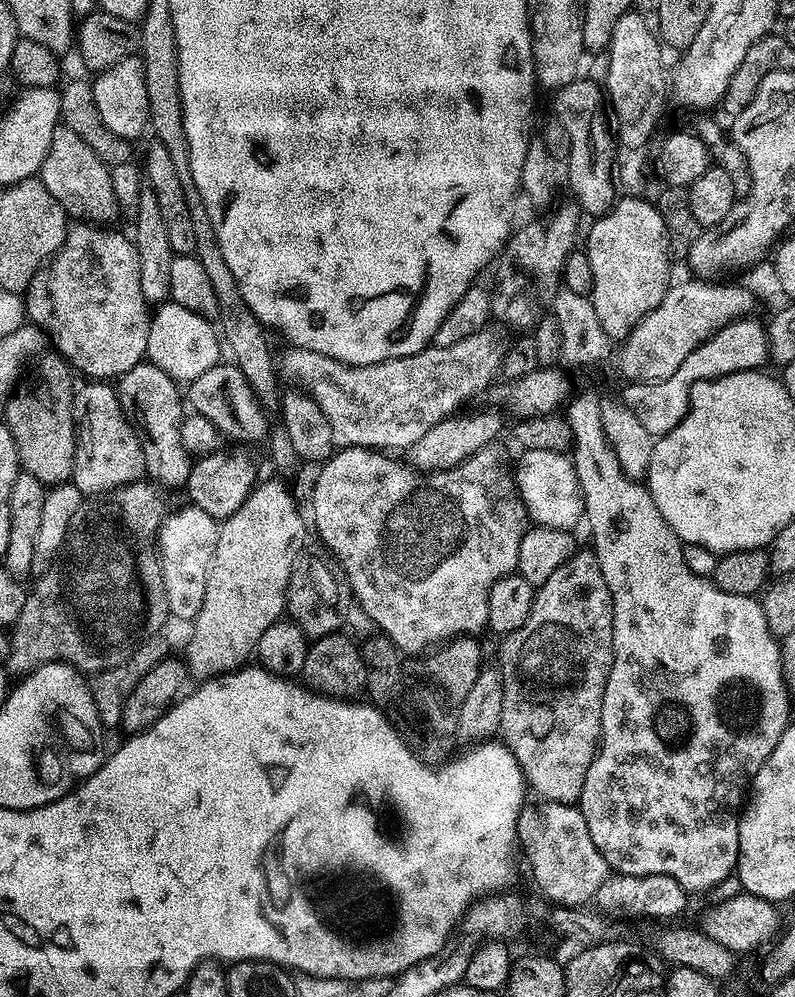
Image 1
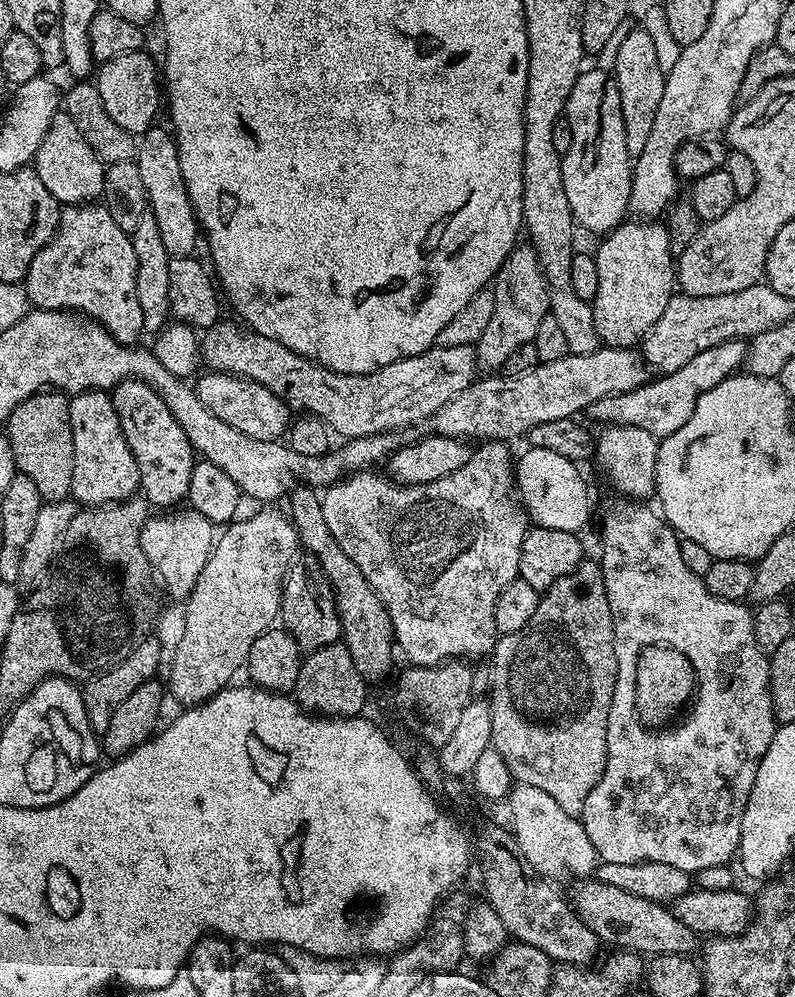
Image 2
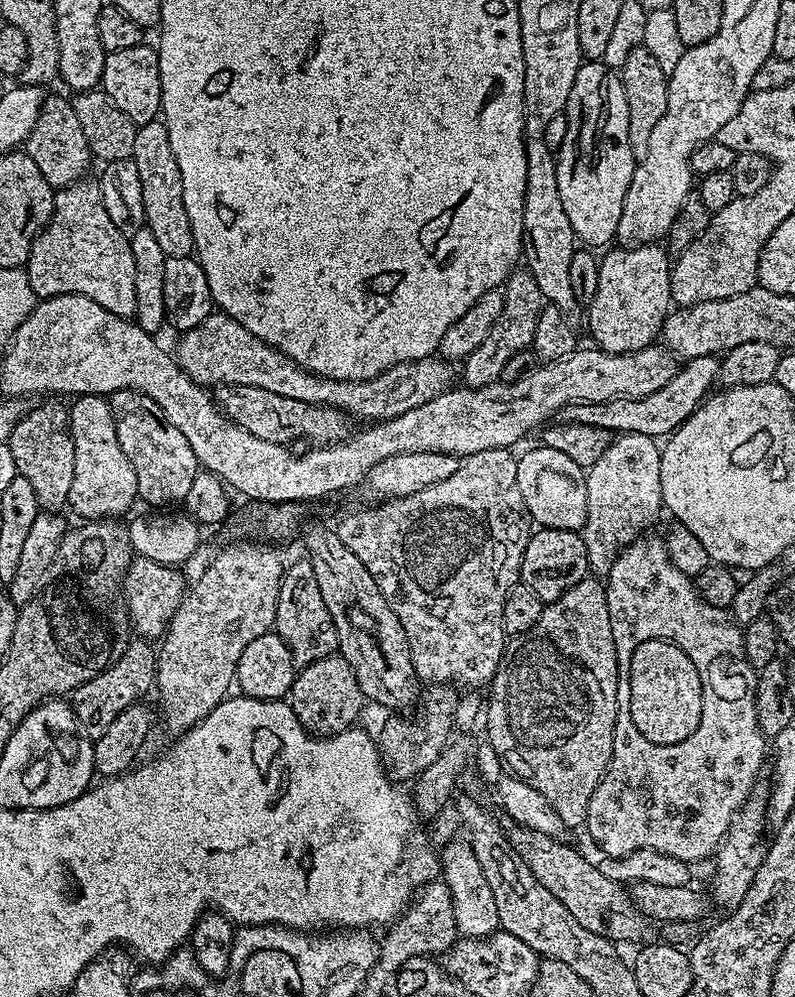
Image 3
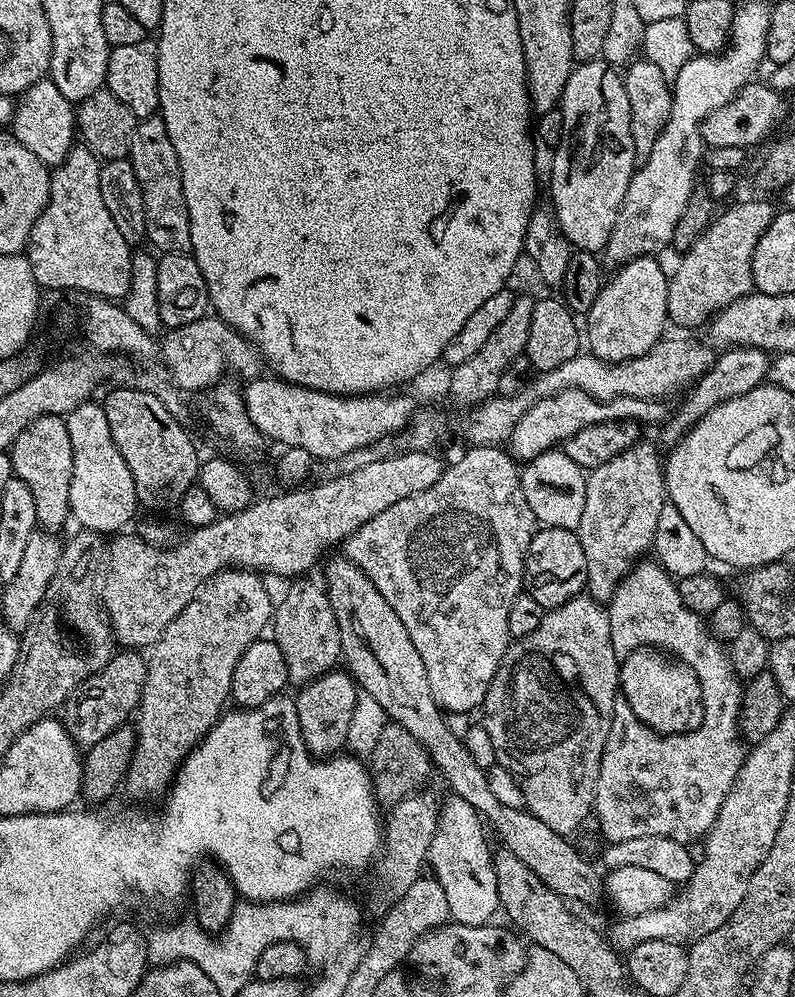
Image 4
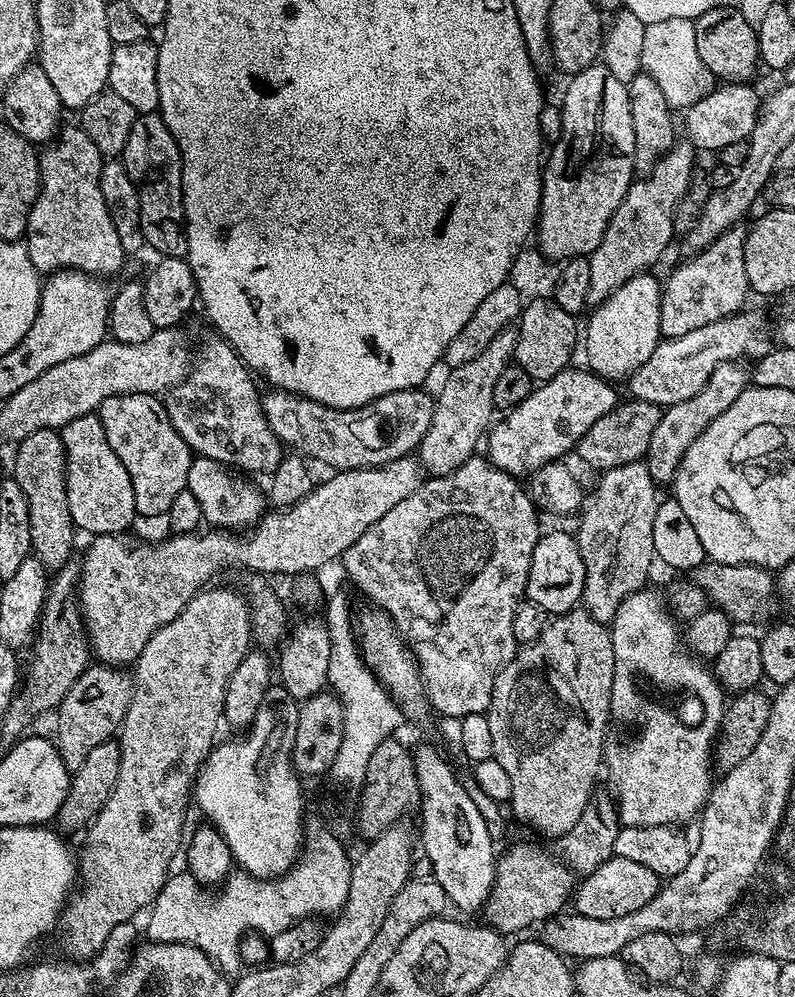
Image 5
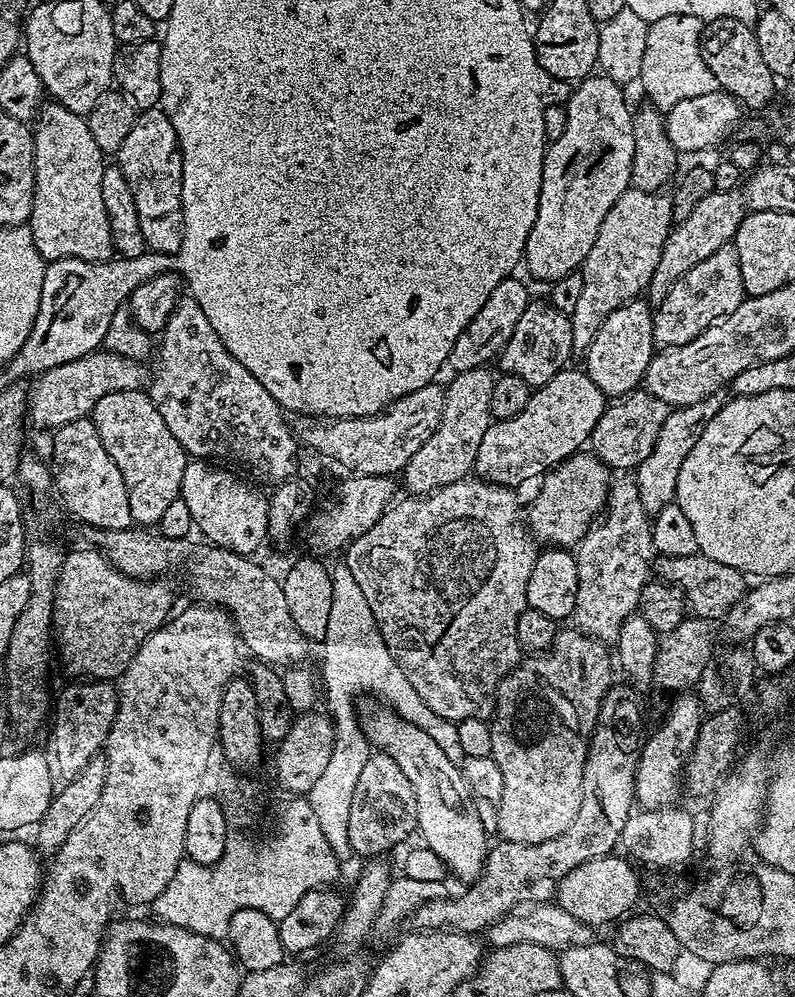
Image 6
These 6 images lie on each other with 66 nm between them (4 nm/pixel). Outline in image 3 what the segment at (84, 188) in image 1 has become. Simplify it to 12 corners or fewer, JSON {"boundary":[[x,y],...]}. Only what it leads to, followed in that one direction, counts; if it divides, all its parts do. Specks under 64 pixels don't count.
{"boundary":[[45,95],[26,151],[54,190],[94,157],[69,97]]}

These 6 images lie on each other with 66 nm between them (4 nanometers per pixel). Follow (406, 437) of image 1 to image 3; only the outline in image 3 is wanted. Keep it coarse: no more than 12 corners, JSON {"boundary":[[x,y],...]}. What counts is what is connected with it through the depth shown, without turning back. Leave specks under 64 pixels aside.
{"boundary":[[213,310],[183,333],[195,384],[258,386],[379,422],[447,392],[453,365],[410,360],[369,380],[298,366]]}

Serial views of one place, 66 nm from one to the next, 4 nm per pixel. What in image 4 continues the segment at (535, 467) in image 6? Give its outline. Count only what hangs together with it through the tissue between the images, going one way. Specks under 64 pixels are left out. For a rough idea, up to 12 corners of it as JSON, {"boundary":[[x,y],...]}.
{"boundary":[[558,390],[518,418],[506,448],[517,461],[607,420],[663,425],[664,400],[599,400]]}

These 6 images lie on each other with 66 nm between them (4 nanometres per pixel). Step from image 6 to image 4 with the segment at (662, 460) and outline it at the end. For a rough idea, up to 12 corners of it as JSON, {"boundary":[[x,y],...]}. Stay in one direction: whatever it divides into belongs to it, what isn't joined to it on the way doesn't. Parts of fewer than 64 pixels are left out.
{"boundary":[[728,346],[659,429],[677,444],[714,406],[768,378],[763,348]]}

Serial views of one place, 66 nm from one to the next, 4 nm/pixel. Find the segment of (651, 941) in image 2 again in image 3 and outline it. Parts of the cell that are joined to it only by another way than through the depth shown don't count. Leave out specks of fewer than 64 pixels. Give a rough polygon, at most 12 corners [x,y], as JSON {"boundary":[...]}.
{"boundary":[[513,822],[510,844],[587,930],[648,942],[633,893],[563,839]]}

